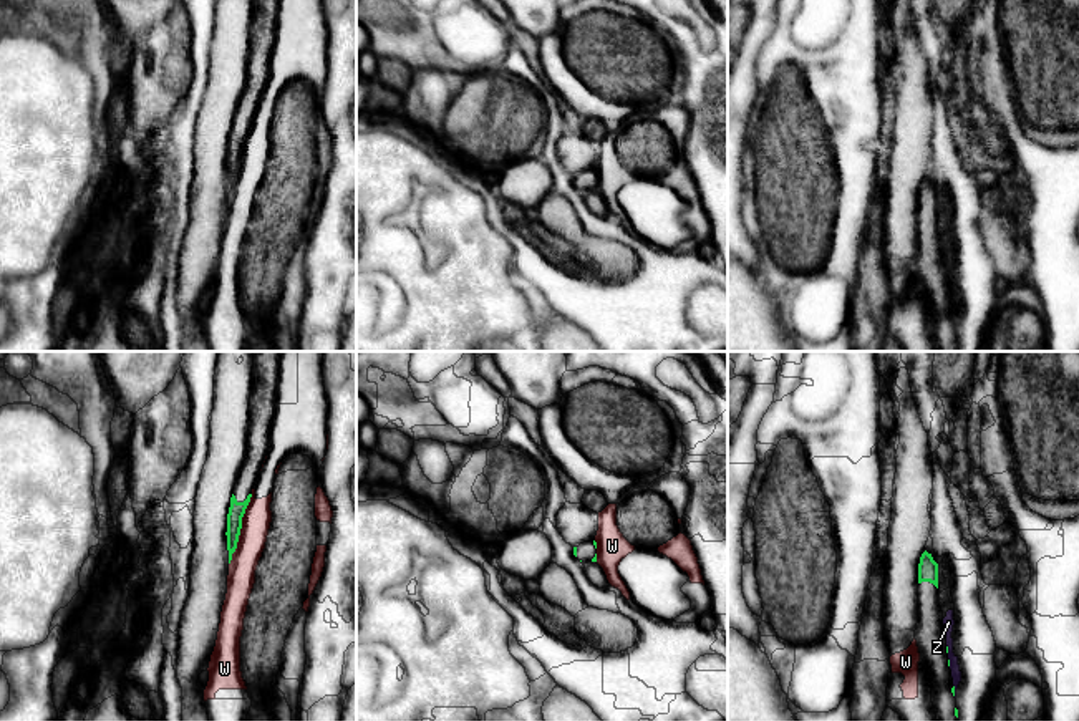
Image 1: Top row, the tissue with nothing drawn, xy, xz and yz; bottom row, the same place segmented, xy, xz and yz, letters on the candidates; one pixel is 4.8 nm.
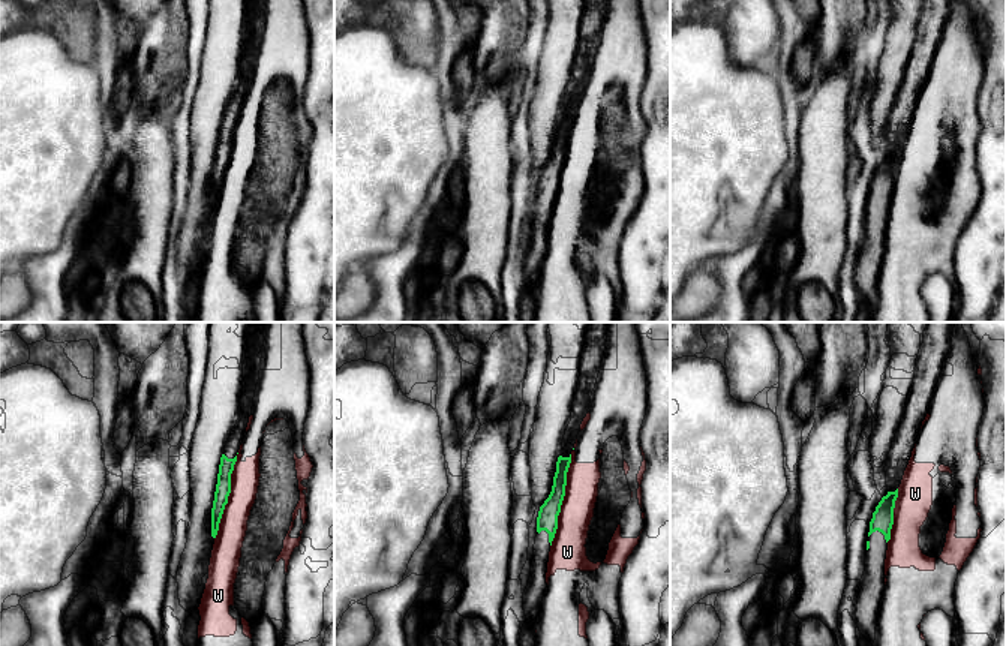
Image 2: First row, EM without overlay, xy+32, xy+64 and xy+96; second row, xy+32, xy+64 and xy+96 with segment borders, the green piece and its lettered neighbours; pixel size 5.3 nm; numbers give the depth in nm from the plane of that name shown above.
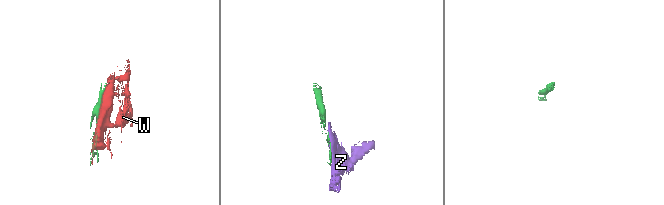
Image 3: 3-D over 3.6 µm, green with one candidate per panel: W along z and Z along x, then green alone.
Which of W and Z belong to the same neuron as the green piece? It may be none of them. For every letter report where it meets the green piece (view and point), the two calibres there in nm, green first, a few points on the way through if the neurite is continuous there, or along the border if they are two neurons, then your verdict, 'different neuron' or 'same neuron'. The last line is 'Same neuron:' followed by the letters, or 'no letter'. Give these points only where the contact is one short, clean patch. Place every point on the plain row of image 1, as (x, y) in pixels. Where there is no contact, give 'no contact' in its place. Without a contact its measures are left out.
W: meets green in xy at (241, 156); 80 nm thick on the green side, 140 nm on the other; different neuron
Z: meets green in yz at (953, 319); 20 nm thick on the green side, 50 nm on the other; border along yz (953, 314), (955, 324); different neuron
Same neuron: no letter

